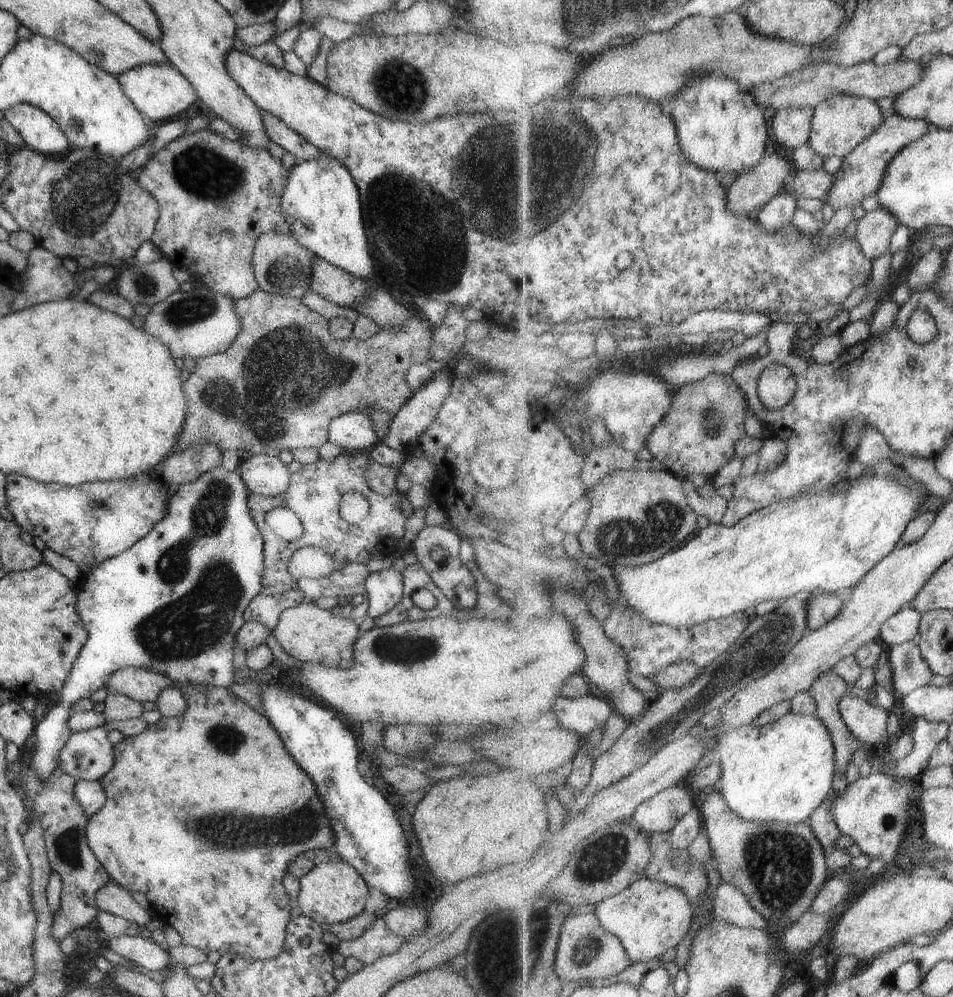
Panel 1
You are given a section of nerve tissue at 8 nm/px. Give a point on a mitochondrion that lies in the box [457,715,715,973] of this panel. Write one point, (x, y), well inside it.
(525, 939)

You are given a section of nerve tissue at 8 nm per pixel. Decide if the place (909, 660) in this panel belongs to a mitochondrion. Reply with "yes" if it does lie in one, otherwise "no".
yes

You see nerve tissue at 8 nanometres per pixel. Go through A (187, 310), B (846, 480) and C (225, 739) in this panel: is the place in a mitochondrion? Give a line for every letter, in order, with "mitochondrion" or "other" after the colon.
A: mitochondrion
B: other
C: mitochondrion

